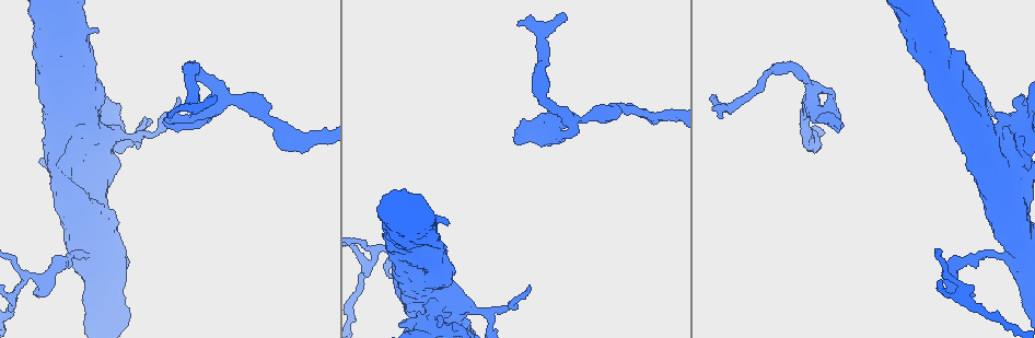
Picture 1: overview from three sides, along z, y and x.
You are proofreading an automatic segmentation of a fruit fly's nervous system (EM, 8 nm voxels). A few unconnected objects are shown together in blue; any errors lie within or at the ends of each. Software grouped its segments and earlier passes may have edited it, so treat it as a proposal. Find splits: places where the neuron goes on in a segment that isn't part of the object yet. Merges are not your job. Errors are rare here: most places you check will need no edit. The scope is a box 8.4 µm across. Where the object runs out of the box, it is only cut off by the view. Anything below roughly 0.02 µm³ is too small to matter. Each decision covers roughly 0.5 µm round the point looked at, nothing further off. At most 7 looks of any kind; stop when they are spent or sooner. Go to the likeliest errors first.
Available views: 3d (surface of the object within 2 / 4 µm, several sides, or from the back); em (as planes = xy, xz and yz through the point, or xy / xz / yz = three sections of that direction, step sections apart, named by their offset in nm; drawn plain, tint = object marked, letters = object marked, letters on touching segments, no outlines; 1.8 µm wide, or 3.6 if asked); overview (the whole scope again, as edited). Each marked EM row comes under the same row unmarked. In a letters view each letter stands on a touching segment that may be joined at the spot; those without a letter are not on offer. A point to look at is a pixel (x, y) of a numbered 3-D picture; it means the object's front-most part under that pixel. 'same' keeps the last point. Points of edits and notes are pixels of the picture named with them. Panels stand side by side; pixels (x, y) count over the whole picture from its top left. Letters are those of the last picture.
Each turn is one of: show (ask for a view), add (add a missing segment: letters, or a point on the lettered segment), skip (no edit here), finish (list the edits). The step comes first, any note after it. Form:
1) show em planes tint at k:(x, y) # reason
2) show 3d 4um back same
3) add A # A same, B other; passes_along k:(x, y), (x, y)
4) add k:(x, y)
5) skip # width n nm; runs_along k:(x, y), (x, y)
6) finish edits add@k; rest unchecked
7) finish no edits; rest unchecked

show em xz step 4 letters at 1:(518, 25) # branch stops here

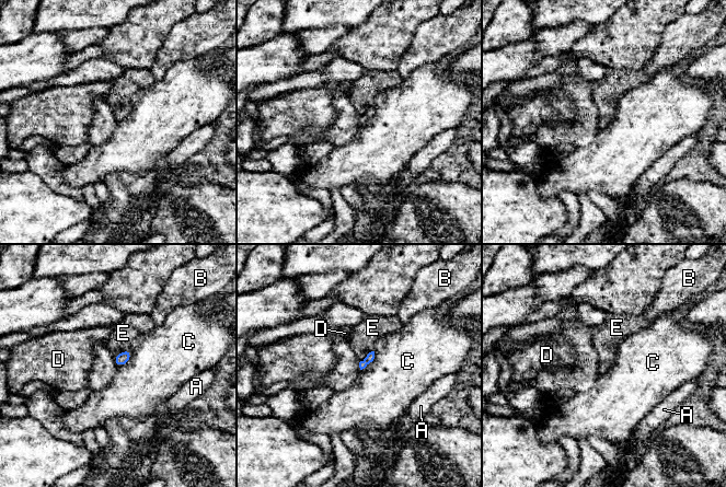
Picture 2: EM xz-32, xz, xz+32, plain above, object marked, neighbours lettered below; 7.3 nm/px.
show em planes letters same # cut it another way

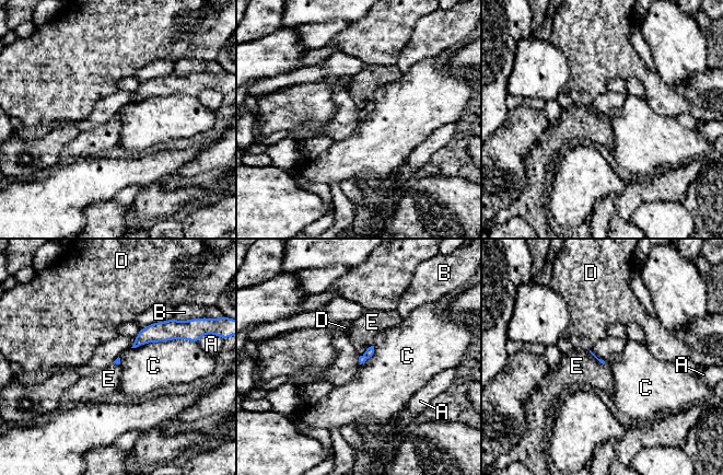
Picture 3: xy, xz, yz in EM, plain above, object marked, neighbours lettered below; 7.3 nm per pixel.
add E # A other, B other, C other, D other, E same; passes_along 3:(370, 350), (366, 350), (372, 322); it goes on there

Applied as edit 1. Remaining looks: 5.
show overview

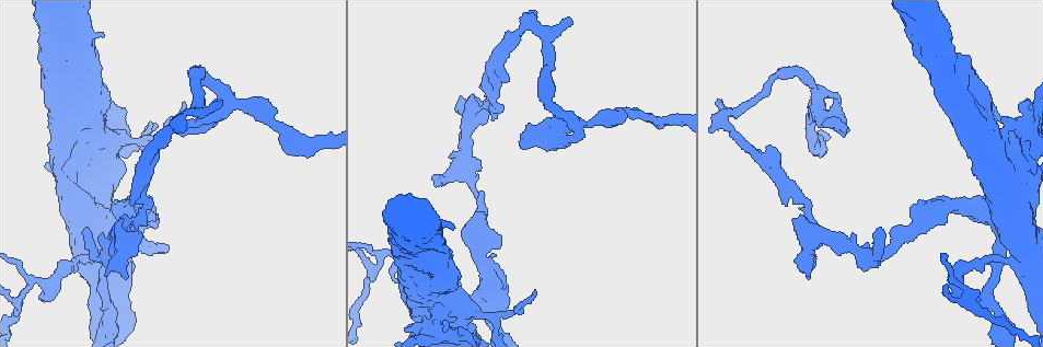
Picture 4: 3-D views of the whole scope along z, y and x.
show 3d 2um at 4:(839, 100)

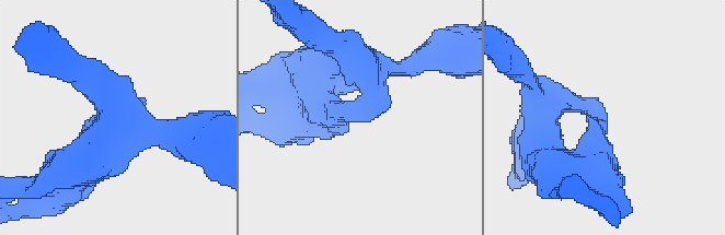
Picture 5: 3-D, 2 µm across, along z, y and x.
show em planes letters at 5:(377, 116) # arm_widths 160, 280 nm; now the EM

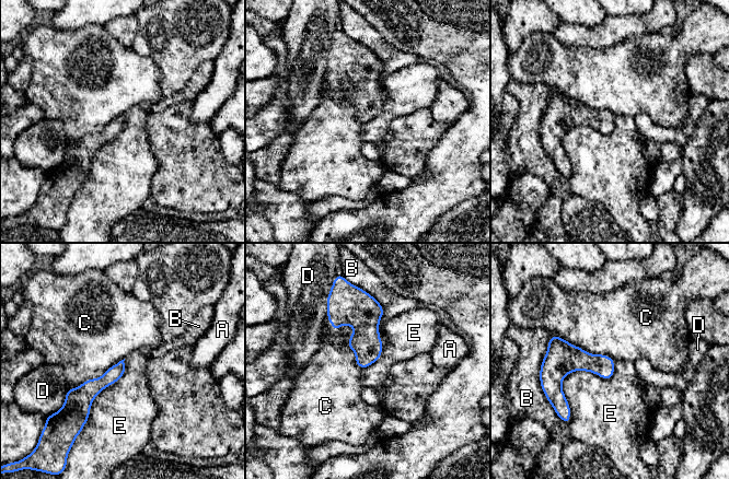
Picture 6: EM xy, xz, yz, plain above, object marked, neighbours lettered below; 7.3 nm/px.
skip # width 110 nm; A other, B other, C other, D other, E other; border 6:(614, 361), (567, 423); none of them fits

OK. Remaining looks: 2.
show 3d 4um back at 4:(397, 283) # free end

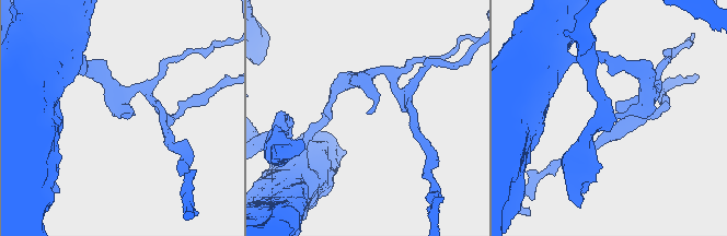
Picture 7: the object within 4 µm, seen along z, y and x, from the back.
show em planes letters at 7:(617, 117)

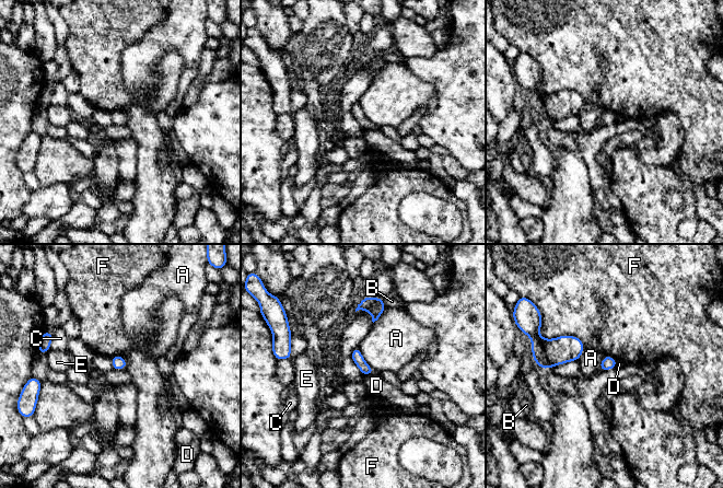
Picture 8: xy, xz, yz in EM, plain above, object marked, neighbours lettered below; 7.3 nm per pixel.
skip # A other, B other, C other, D other, E other, F other; no lettered segment goes on from it

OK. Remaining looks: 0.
finish edits add@3; rest unchecked

